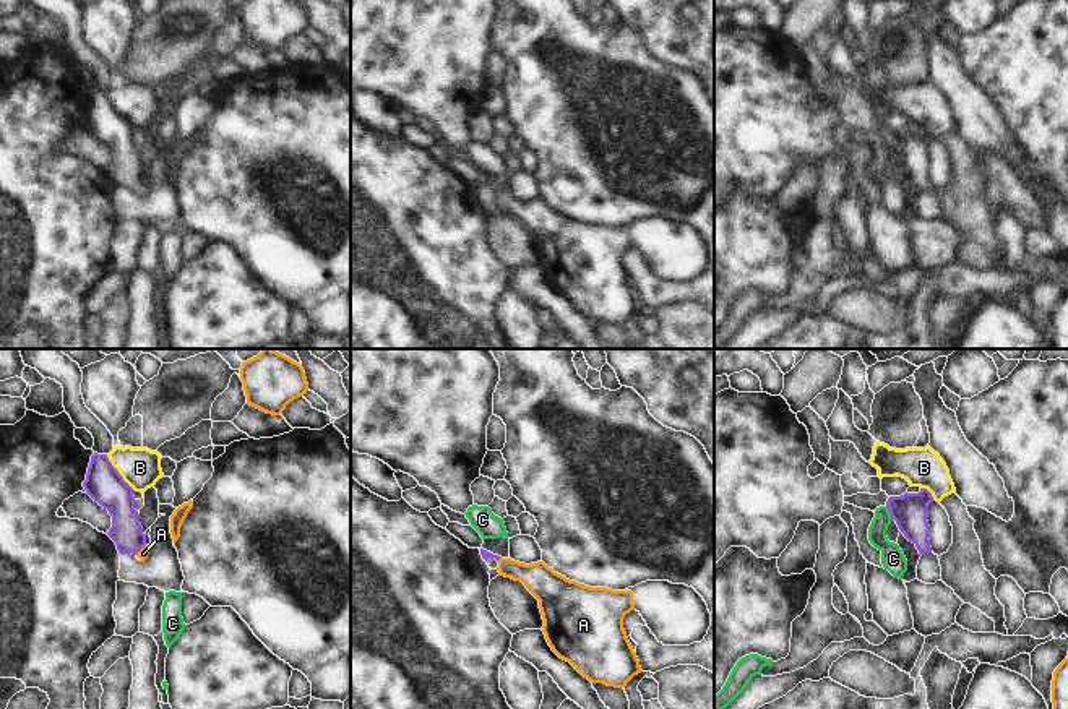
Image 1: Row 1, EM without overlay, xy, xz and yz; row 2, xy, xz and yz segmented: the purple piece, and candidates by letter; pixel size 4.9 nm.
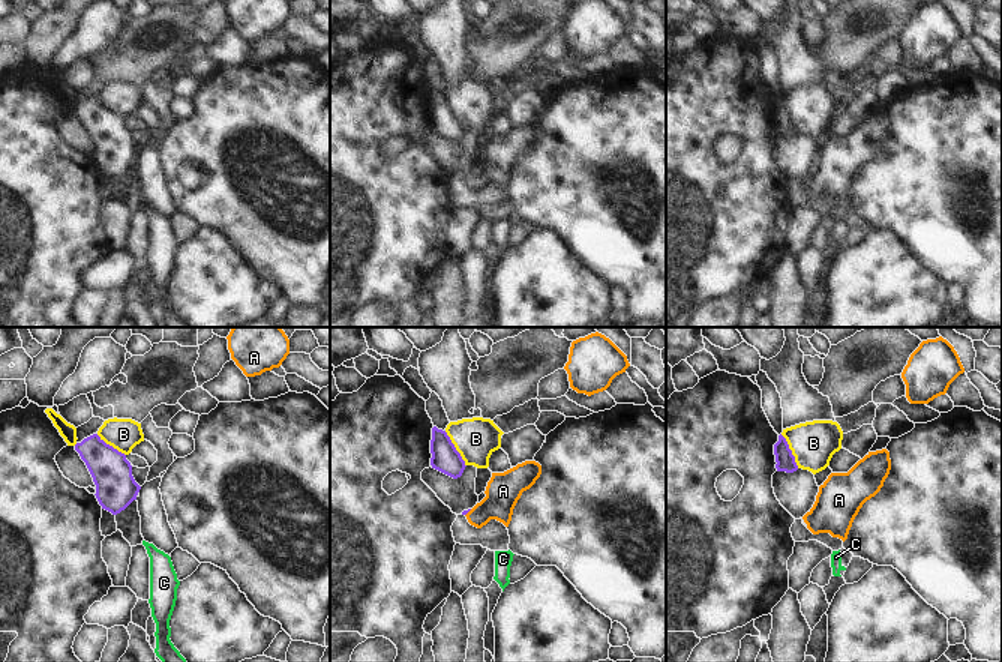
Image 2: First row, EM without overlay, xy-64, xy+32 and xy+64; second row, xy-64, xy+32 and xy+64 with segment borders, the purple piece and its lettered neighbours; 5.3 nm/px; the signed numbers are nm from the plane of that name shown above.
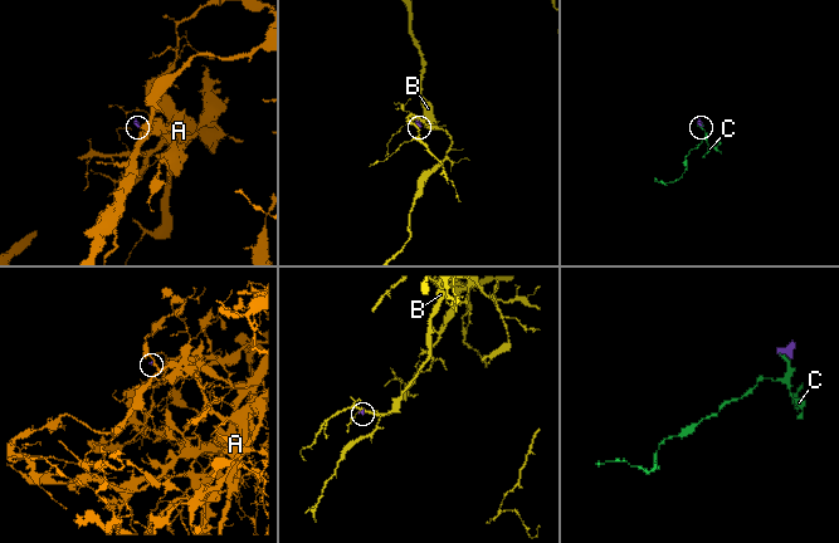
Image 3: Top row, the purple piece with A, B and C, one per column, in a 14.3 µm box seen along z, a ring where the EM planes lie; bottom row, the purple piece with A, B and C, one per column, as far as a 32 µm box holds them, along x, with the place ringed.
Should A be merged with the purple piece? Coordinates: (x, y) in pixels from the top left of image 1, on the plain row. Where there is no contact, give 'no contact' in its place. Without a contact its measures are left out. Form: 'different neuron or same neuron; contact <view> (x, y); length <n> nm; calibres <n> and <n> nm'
same neuron; contact xy (140, 185); length 80 nm; calibres 160 and 50 nm

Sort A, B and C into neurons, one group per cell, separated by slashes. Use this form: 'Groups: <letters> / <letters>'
Groups: A / B / C.

